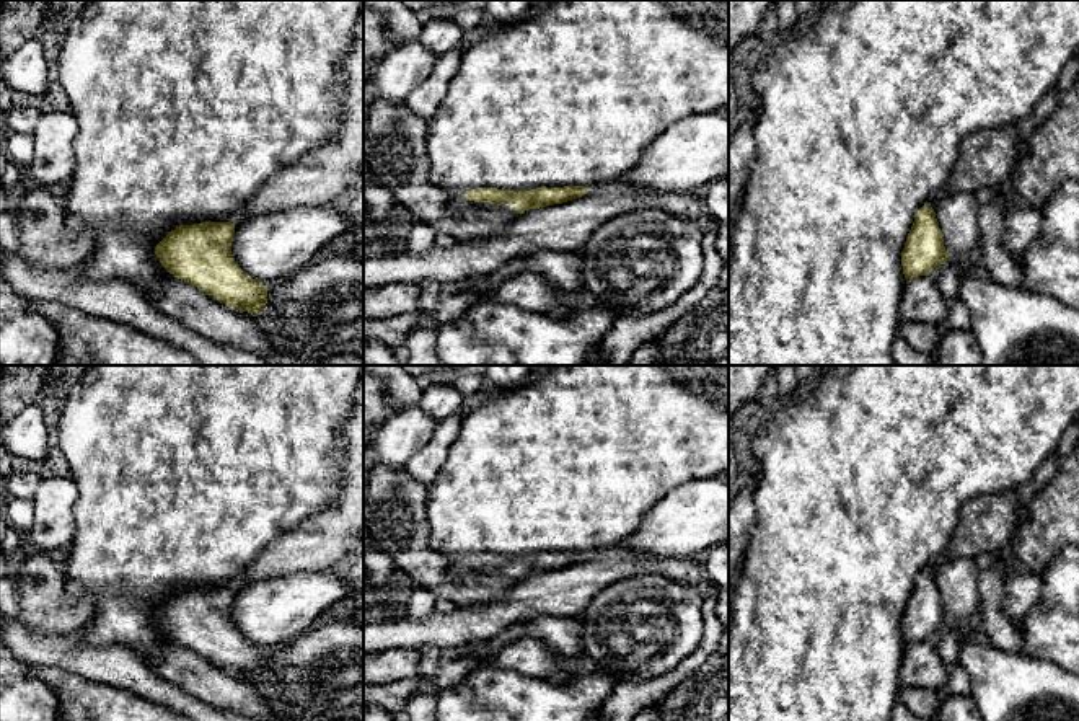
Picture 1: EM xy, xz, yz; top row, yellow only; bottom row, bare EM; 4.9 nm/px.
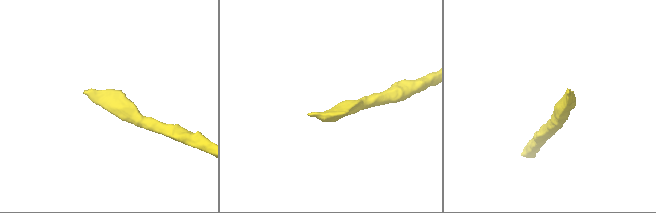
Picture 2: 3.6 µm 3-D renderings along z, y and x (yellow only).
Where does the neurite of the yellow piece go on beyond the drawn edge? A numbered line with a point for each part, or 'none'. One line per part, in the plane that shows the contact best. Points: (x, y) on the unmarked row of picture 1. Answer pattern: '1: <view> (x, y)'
1: xz (460, 570)

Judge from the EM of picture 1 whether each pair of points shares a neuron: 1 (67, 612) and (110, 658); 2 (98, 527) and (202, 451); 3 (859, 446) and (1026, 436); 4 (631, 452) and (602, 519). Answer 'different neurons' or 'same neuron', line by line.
1: different neurons
2: same neuron
3: same neuron
4: same neuron

